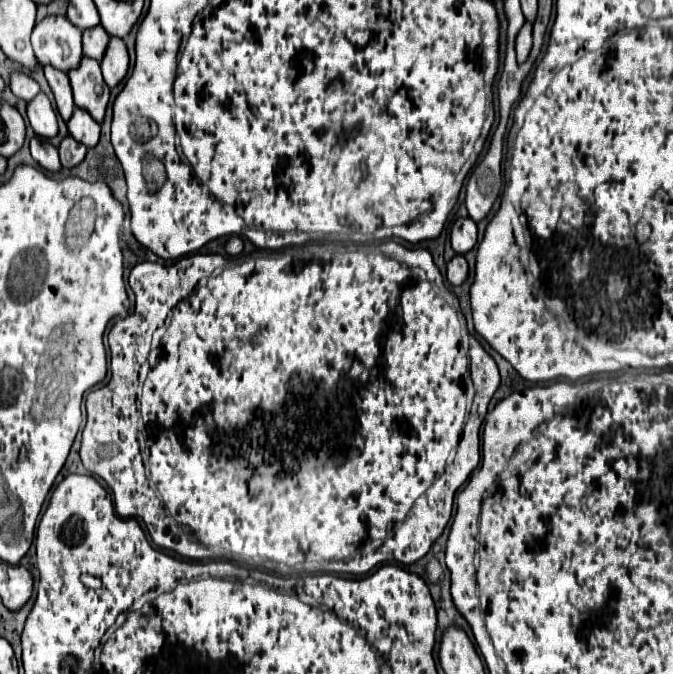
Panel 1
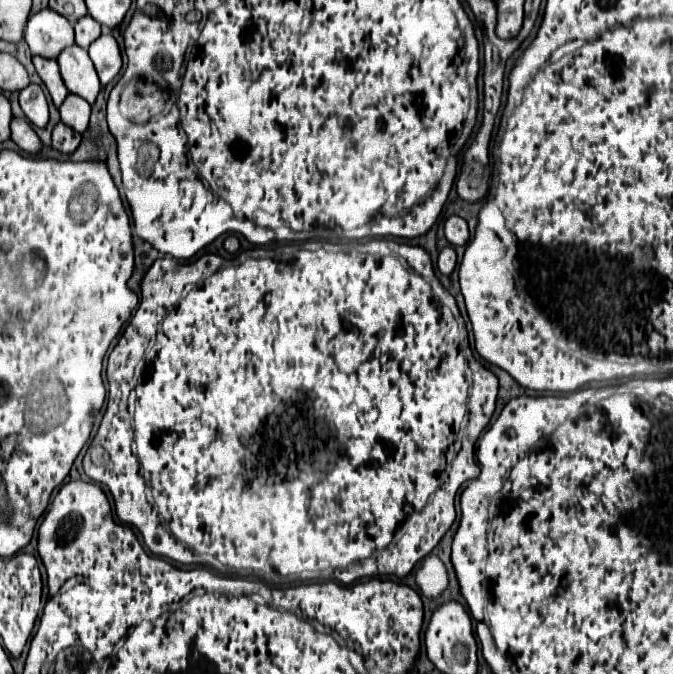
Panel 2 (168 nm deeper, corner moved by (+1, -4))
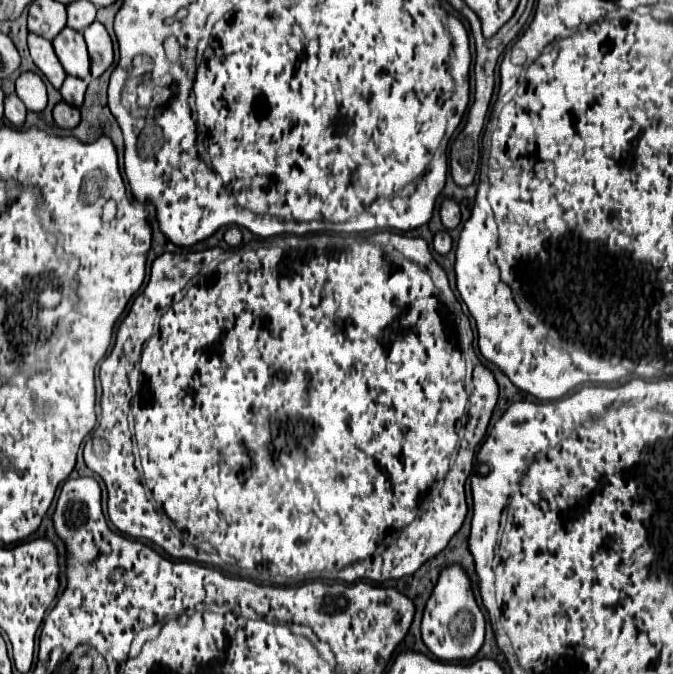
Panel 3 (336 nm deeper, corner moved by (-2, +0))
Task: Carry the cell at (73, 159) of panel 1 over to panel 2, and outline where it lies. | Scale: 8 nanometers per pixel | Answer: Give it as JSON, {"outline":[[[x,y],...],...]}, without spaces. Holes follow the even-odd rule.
{"outline":[[[62,122],[52,132],[52,148],[58,150],[58,152],[62,152],[62,154],[72,154],[78,148],[80,140],[82,140],[80,134],[76,134],[74,130],[70,130]]]}

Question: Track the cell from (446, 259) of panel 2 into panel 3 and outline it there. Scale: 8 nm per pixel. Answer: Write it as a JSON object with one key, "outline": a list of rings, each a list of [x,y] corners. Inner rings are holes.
{"outline":[[[439,230],[439,232],[435,232],[433,248],[435,248],[439,254],[447,254],[447,252],[451,250],[451,236],[449,236],[445,230]]]}

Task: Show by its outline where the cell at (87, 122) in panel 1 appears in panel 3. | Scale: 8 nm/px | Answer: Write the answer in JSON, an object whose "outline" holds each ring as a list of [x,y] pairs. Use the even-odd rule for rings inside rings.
{"outline":[[[67,76],[59,92],[61,92],[63,100],[67,100],[69,104],[73,104],[73,106],[81,108],[79,104],[83,104],[85,88],[87,88],[87,82],[85,82],[85,80],[79,80],[77,76]]]}

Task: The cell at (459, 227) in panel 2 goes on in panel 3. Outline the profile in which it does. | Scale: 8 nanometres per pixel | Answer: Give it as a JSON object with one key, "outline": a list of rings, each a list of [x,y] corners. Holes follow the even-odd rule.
{"outline":[[[445,198],[441,202],[441,208],[439,208],[439,214],[441,214],[441,222],[447,230],[451,228],[457,228],[457,224],[461,222],[461,212],[459,212],[459,204],[455,202],[455,198]]]}

